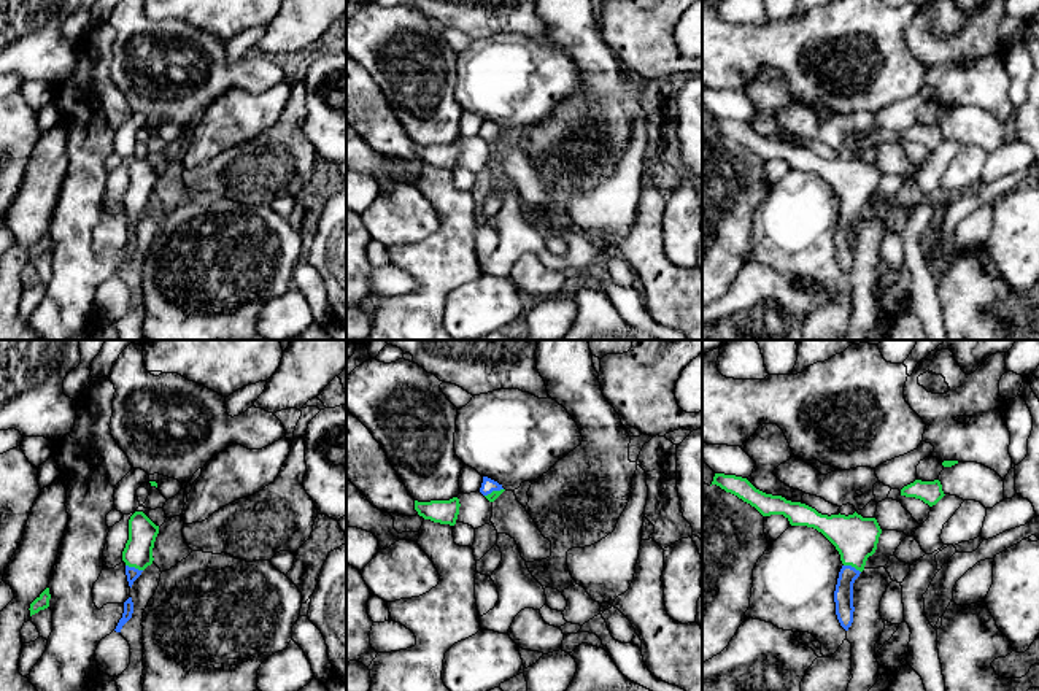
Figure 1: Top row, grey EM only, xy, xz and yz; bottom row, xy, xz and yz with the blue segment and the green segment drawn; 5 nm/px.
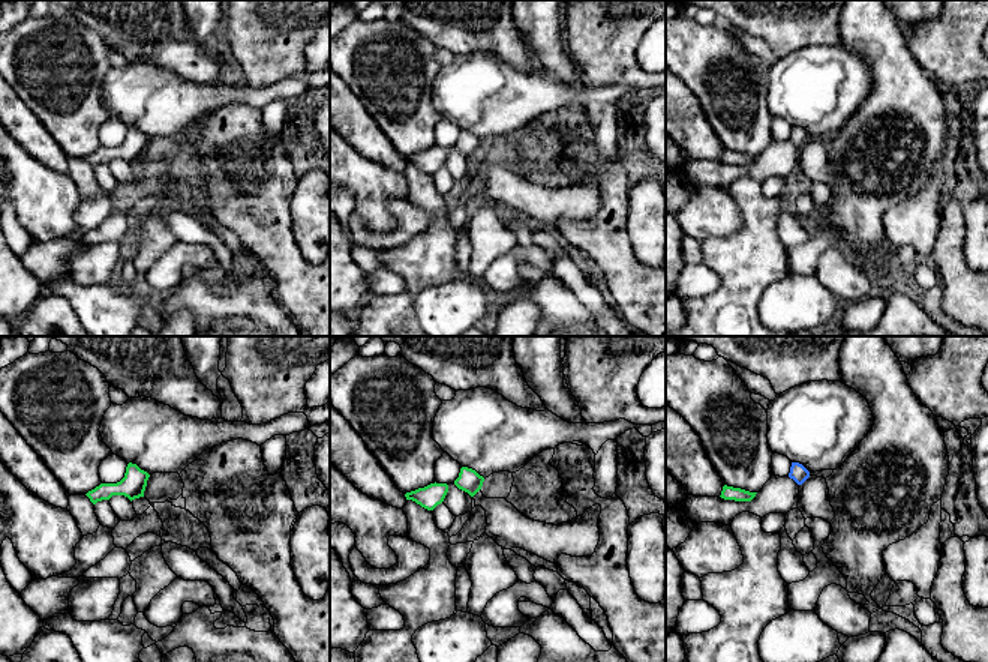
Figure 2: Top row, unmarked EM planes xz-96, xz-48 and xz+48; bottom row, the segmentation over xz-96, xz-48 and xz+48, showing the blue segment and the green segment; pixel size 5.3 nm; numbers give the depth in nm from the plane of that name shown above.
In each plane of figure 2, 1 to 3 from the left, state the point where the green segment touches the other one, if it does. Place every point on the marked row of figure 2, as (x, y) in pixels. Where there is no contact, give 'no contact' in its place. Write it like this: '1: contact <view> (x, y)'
1: no contact
2: no contact
3: no contact

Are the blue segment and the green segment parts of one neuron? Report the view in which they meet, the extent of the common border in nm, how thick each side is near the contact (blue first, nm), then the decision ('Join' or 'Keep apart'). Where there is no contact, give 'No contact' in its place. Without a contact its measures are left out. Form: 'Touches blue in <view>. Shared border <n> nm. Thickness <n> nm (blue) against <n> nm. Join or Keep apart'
Touches blue in xy. Shared border 90 nm. Thickness 70 nm (blue) against 140 nm. Join

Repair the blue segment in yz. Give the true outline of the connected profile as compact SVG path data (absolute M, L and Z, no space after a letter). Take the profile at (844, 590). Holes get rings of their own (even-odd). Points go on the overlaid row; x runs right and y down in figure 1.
M715 473L712 484L720 486L726 492L731 492L742 499L744 502L755 507L763 516L771 515L783 515L791 526L807 526L813 527L818 532L821 532L839 551L842 569L839 572L836 591L834 591L834 602L836 602L836 615L840 623L840 626L848 631L848 627L853 623L853 583L859 577L859 573L864 570L866 561L869 556L872 556L877 550L879 537L882 534L882 529L875 518L863 518L856 511L853 515L821 515L815 508L801 504L801 502L791 502L786 500L782 496L772 496L766 494L759 489L756 489L747 478L736 477L736 475L724 475L724 473Z

